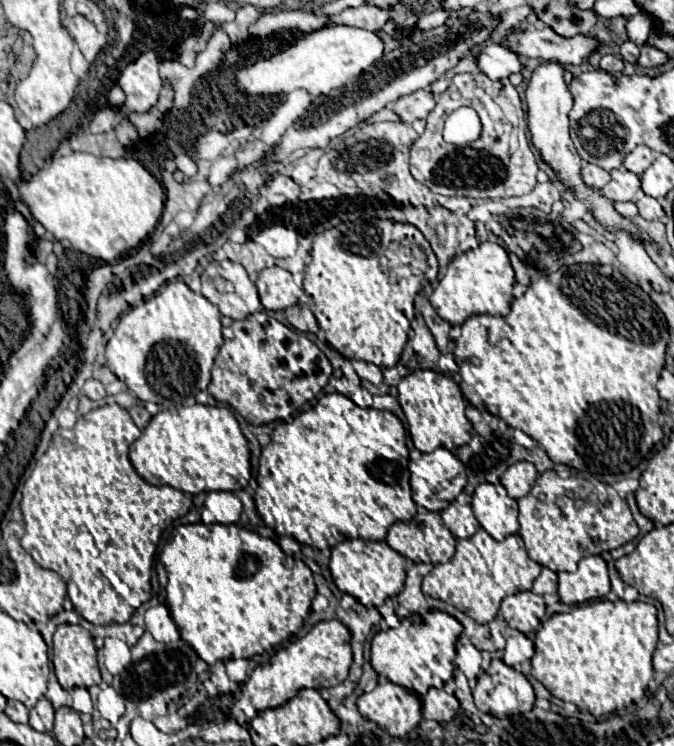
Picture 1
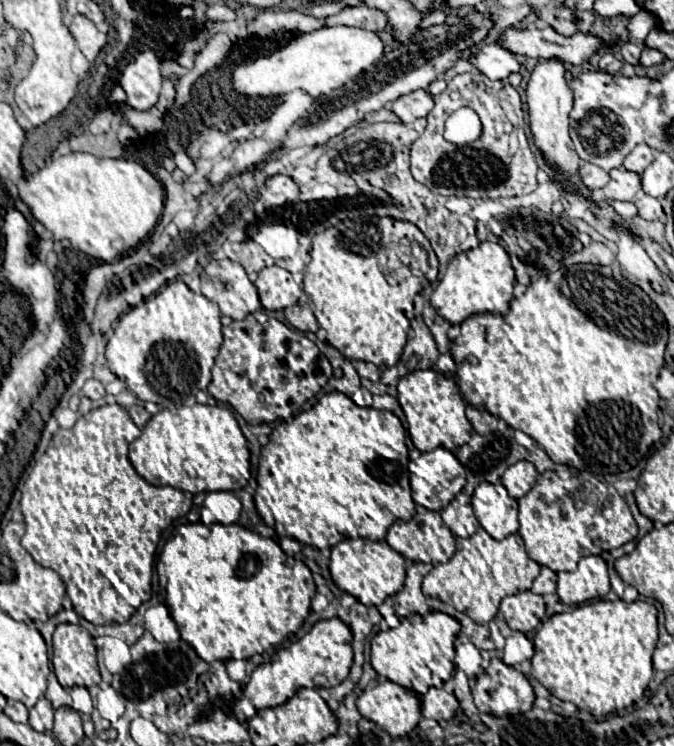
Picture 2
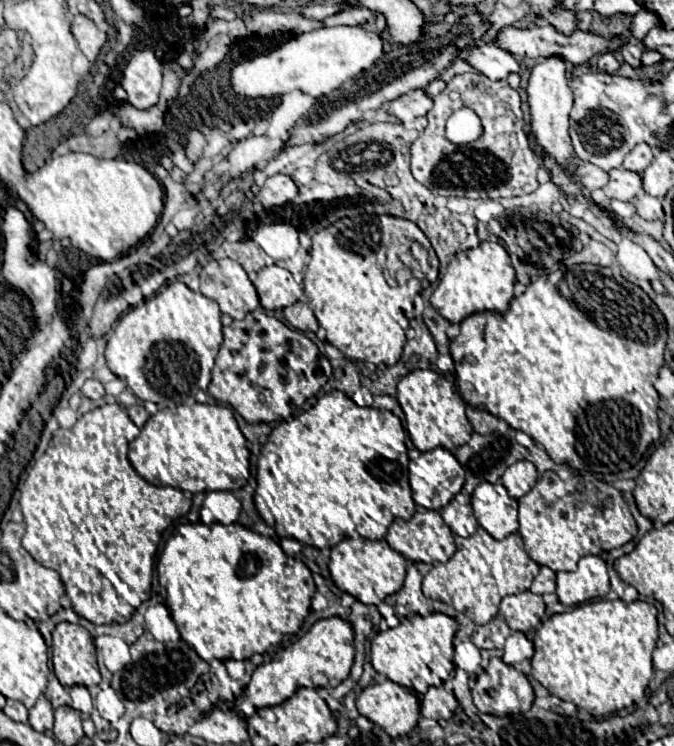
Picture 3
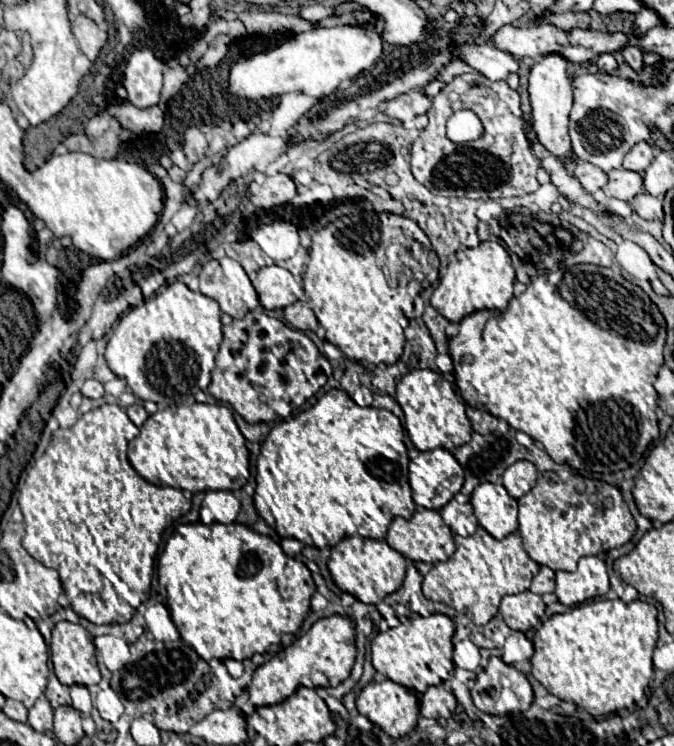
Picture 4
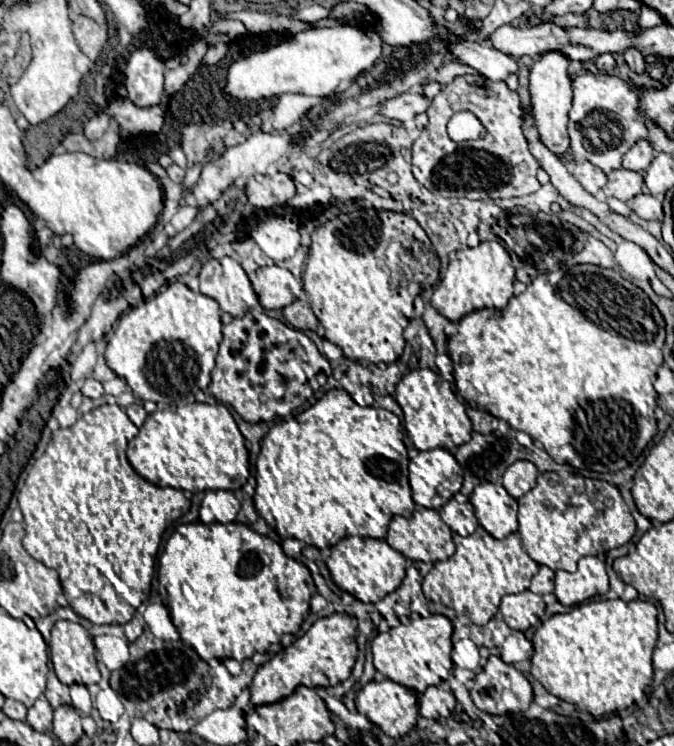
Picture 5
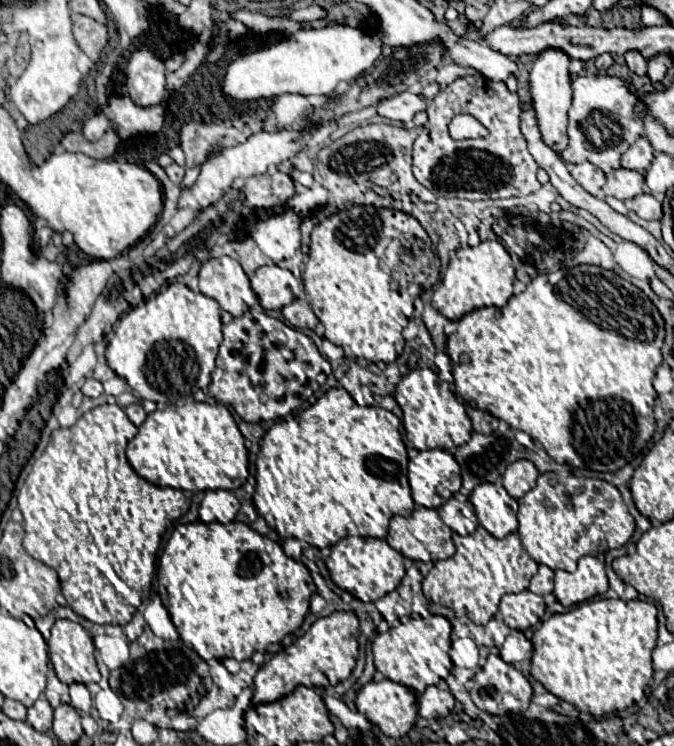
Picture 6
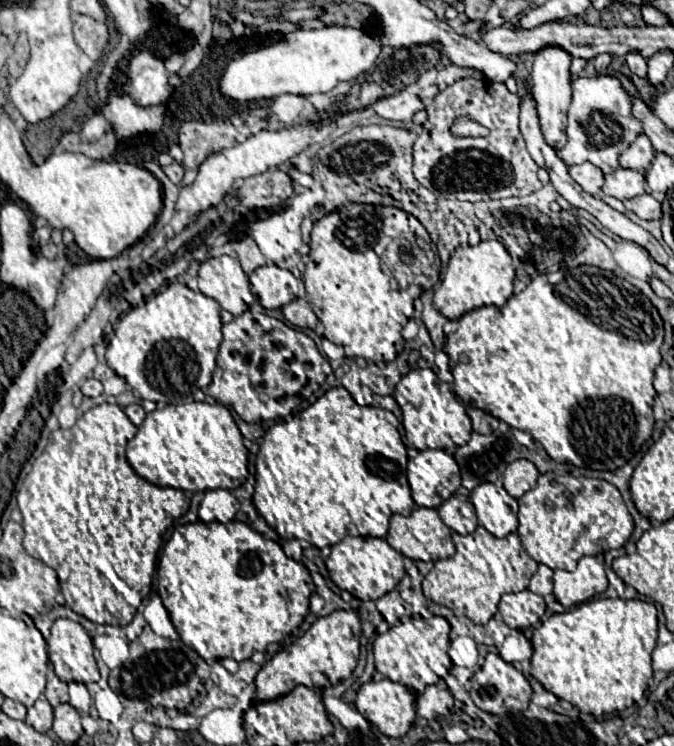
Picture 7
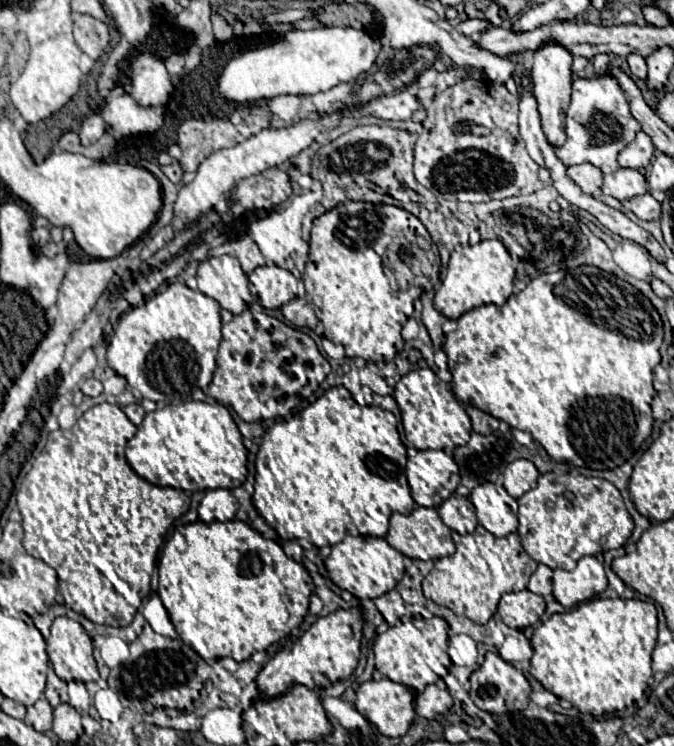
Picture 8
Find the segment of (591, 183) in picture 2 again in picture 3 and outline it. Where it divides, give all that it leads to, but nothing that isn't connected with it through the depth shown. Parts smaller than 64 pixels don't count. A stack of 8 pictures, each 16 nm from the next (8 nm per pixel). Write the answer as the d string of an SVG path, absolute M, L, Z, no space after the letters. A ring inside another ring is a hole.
M582 162L576 170L576 176L584 184L584 188L590 192L596 192L596 190L604 188L604 184L608 184L608 174L590 162Z

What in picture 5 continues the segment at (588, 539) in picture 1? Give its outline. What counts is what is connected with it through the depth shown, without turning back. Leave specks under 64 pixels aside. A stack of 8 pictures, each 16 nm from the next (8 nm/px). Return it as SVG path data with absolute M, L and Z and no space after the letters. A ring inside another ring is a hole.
M544 472L538 476L538 484L524 494L518 504L518 532L524 550L534 562L552 570L576 572L576 562L582 556L596 556L620 548L636 532L636 522L632 520L620 490L612 484L594 484L592 480L586 480L586 488L578 492L572 486L566 488L556 472Z

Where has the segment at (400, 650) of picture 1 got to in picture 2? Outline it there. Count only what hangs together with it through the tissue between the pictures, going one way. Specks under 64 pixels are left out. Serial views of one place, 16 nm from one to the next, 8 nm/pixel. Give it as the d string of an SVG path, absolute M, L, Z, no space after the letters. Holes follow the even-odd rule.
M430 612L426 616L414 616L412 620L405 619L398 627L380 632L372 638L370 663L380 676L386 676L394 684L400 684L400 686L424 696L428 692L428 688L432 688L432 686L442 688L442 684L446 680L450 680L450 676L456 668L454 666L454 656L456 656L454 640L458 638L460 630L462 630L462 626L458 624L458 620L444 612Z

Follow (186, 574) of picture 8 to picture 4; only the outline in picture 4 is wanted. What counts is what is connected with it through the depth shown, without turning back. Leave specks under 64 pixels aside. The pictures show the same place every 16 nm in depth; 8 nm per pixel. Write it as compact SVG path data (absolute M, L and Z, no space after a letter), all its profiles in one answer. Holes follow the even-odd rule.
M196 522L196 524L182 524L176 528L176 532L172 534L172 538L166 542L164 546L164 552L158 560L158 582L160 582L160 588L164 588L164 606L170 610L170 616L180 632L180 638L178 640L184 640L188 646L192 646L200 658L204 658L206 664L210 660L221 660L223 663L226 659L234 659L237 662L242 662L244 666L245 660L251 660L252 654L260 652L264 654L268 650L268 646L272 644L278 644L282 640L282 634L294 634L300 630L304 618L308 616L310 612L310 598L312 594L316 592L316 584L312 580L312 574L310 570L306 568L306 564L302 560L296 560L296 558L290 558L282 552L280 544L274 542L272 538L268 536L260 536L258 532L252 532L250 528L246 528L244 524L238 524L238 522L232 522L232 524L202 524L202 522Z

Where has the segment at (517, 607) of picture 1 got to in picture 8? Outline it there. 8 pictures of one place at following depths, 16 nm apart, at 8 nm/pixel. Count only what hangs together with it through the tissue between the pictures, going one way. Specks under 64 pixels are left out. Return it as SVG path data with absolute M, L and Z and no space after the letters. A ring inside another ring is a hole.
M530 590L504 594L498 604L498 614L502 616L504 624L516 630L524 630L528 626L538 624L544 610L546 610L544 598L532 594Z

